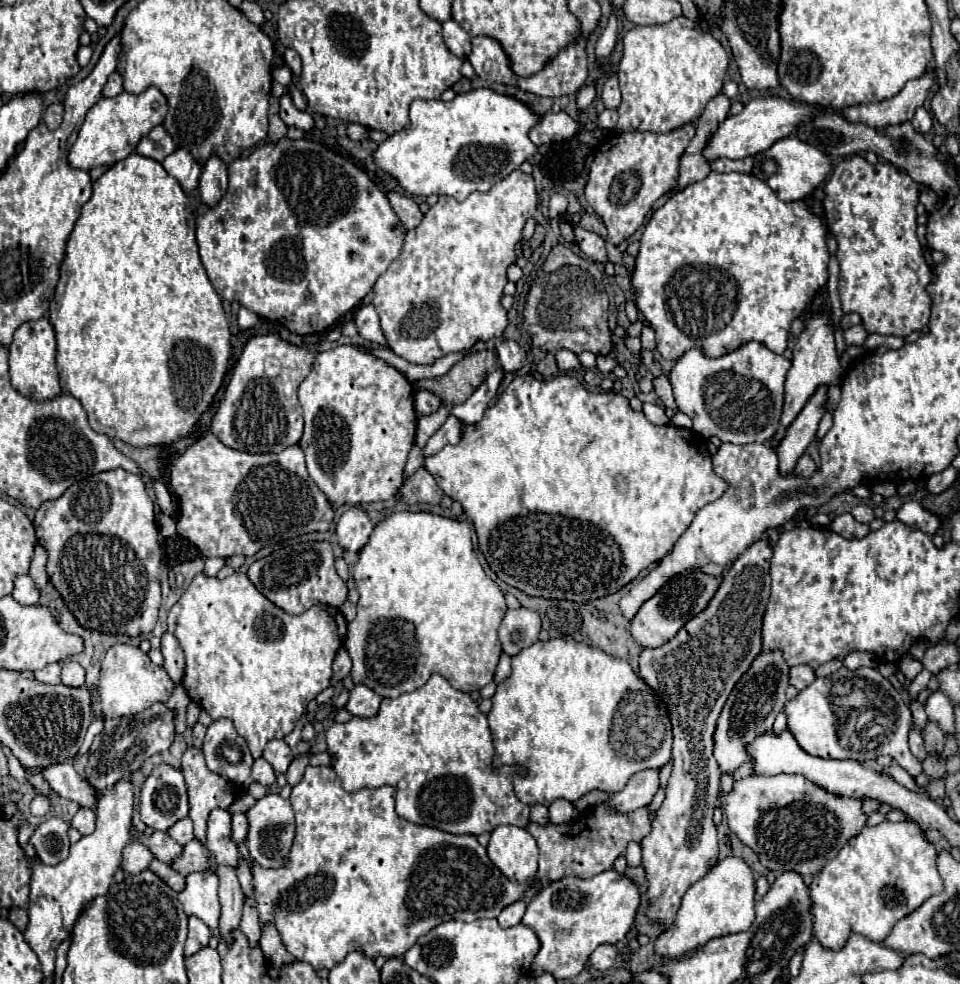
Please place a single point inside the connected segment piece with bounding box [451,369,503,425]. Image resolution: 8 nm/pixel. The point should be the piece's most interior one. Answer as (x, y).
(471, 411)

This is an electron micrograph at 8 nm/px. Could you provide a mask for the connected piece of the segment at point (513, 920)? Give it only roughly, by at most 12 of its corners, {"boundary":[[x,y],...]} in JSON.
{"boundary":[[517,901],[497,917],[501,927],[515,927],[525,915],[525,901]]}

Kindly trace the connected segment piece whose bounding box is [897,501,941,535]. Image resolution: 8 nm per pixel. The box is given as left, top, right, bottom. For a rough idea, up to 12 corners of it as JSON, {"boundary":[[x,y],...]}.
{"boundary":[[917,501],[903,503],[897,511],[901,523],[935,535],[941,525]]}

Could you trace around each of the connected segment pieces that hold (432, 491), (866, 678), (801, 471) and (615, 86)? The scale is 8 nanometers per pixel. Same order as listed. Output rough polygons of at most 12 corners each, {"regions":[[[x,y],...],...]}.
{"regions":[[[421,467],[399,495],[405,503],[441,503],[443,491]],[[877,671],[815,679],[785,705],[803,751],[911,777],[911,711]],[[805,453],[795,471],[795,475],[811,477],[815,473],[813,459]],[[617,73],[603,83],[601,101],[607,109],[621,103]]]}

